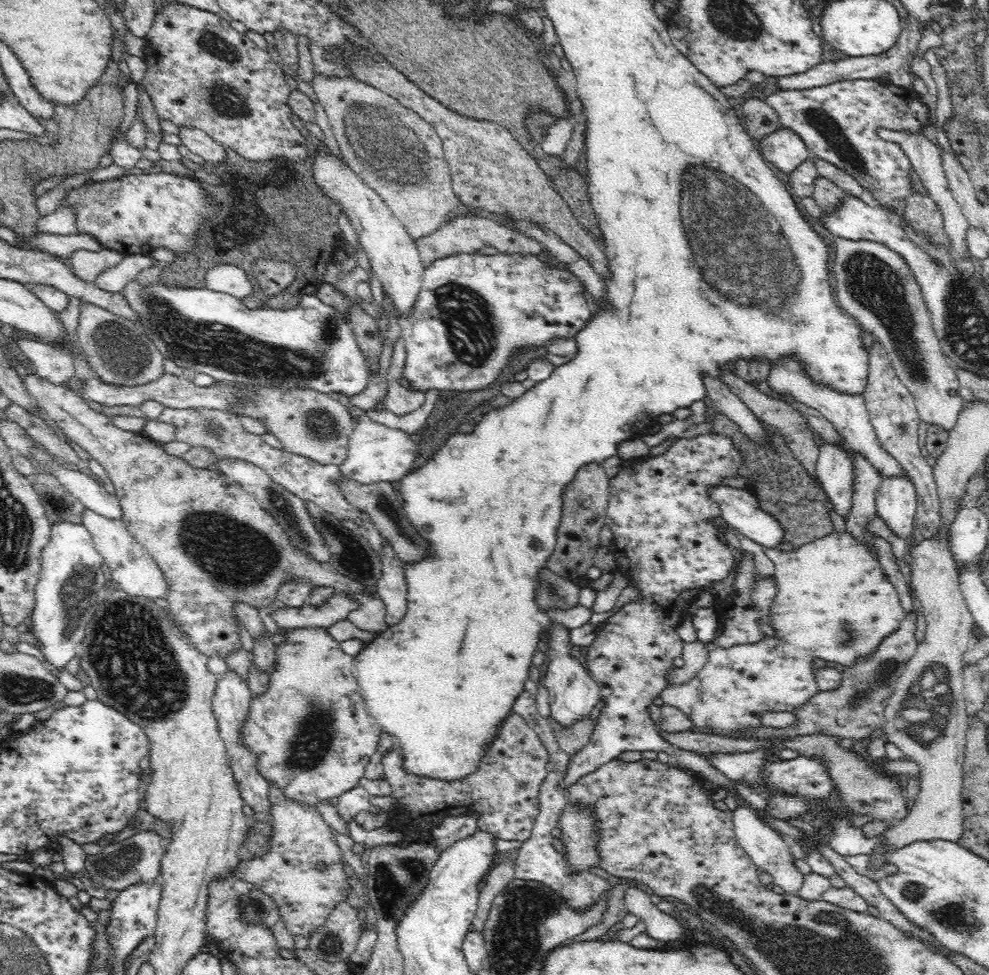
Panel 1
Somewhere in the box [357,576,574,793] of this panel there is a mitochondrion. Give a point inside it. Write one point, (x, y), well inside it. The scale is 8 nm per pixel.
(556, 592)

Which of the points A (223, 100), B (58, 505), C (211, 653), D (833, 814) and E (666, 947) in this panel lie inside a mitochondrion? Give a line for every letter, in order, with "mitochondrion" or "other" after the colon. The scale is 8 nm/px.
A: mitochondrion
B: mitochondrion
C: other
D: other
E: other

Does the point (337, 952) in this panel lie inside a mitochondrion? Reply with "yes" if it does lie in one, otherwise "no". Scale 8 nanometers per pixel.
yes

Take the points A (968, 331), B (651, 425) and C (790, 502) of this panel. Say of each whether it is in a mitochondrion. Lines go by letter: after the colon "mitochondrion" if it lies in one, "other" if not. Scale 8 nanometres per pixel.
A: mitochondrion
B: other
C: mitochondrion

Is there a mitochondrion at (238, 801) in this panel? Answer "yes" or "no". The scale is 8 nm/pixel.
no

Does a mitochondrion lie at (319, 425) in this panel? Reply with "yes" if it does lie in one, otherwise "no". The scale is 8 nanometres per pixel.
yes

